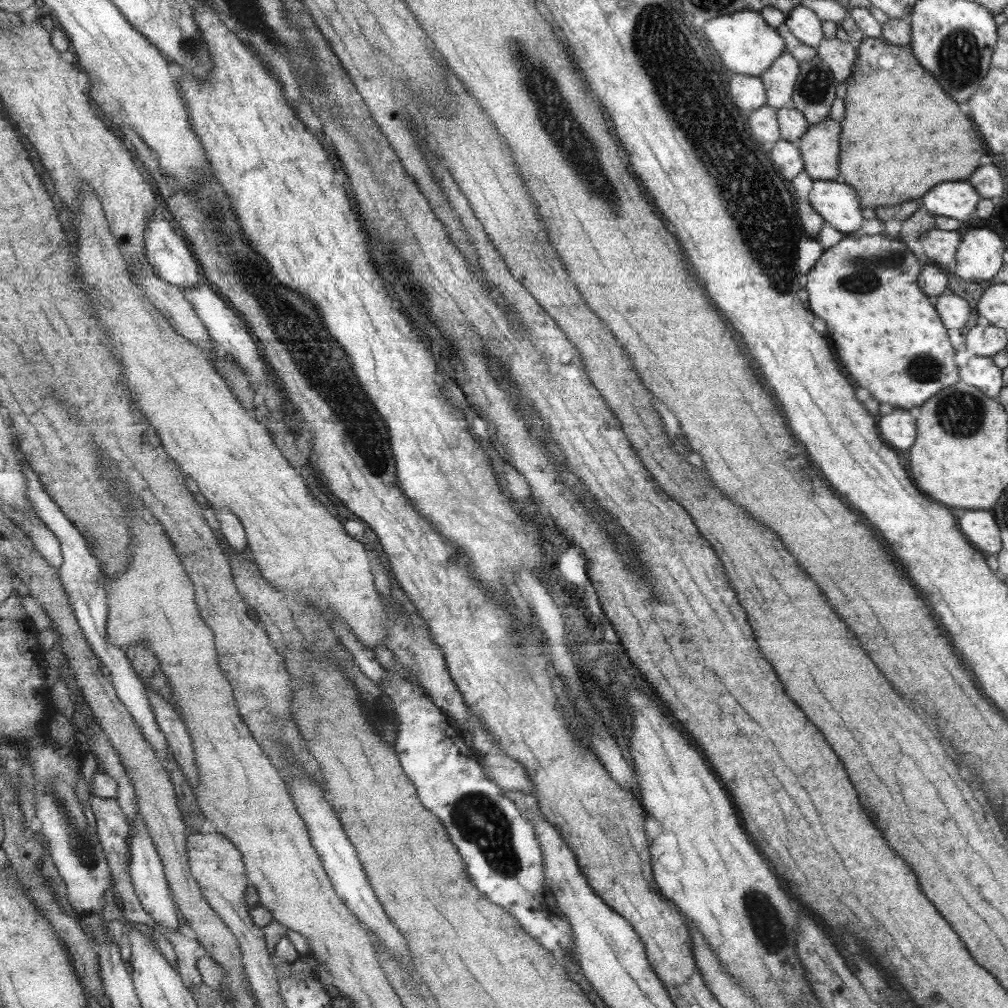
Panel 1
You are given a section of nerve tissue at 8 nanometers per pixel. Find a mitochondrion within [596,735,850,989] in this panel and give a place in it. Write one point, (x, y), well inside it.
(769, 927)

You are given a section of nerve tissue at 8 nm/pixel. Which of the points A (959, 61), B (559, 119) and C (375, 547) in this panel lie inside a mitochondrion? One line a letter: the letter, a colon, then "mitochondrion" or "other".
A: mitochondrion
B: mitochondrion
C: other

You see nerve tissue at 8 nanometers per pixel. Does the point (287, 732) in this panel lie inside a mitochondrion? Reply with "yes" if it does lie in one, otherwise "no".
no

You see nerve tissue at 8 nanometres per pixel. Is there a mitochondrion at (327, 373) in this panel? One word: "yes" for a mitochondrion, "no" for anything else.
yes

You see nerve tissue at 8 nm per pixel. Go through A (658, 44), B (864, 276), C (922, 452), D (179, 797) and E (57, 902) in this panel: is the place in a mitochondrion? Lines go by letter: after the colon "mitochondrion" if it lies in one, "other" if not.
A: mitochondrion
B: mitochondrion
C: other
D: other
E: other

